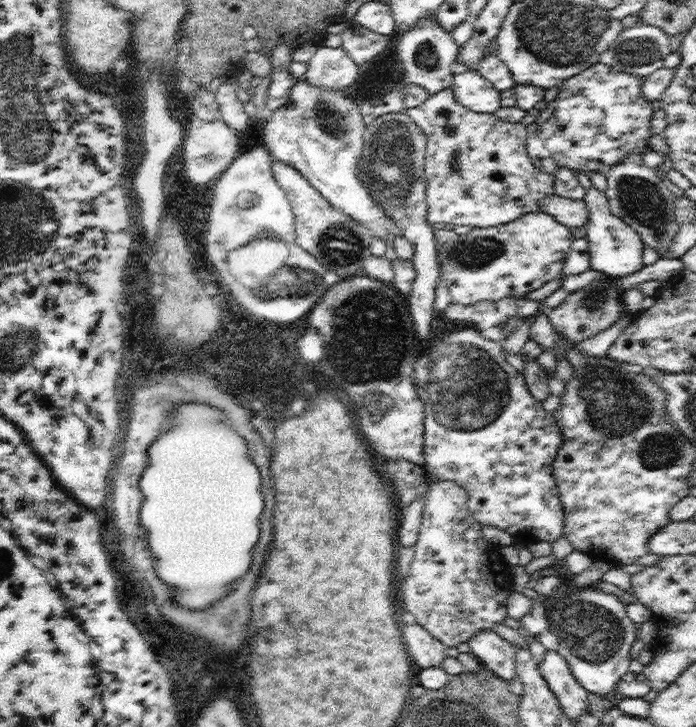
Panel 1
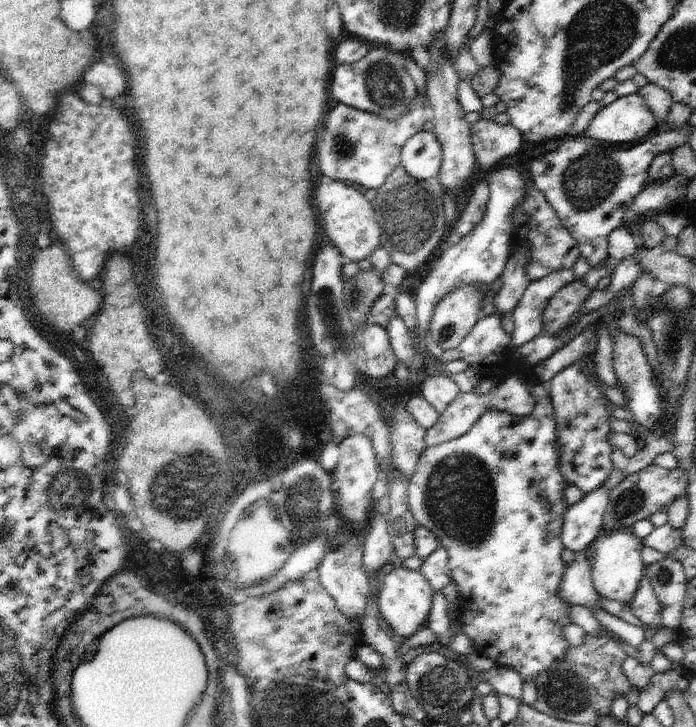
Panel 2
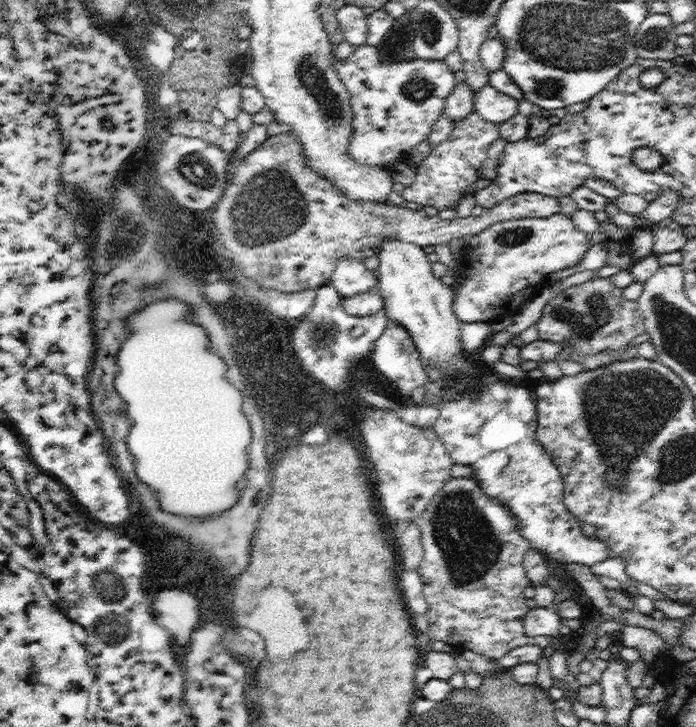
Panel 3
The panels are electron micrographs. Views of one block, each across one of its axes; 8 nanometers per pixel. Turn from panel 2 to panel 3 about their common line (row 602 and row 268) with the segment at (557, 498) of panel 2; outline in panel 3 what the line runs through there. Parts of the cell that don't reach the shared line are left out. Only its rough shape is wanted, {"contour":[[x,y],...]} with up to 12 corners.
{"contour":[[563,214],[467,238],[453,312],[489,322],[511,284],[577,266],[589,236]]}

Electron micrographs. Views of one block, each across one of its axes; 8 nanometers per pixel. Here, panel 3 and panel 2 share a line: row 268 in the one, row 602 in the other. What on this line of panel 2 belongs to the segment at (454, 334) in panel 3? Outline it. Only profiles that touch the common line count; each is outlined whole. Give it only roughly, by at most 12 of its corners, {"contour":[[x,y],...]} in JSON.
{"contour":[[393,570],[377,596],[397,640],[427,628],[433,588],[419,570]]}

